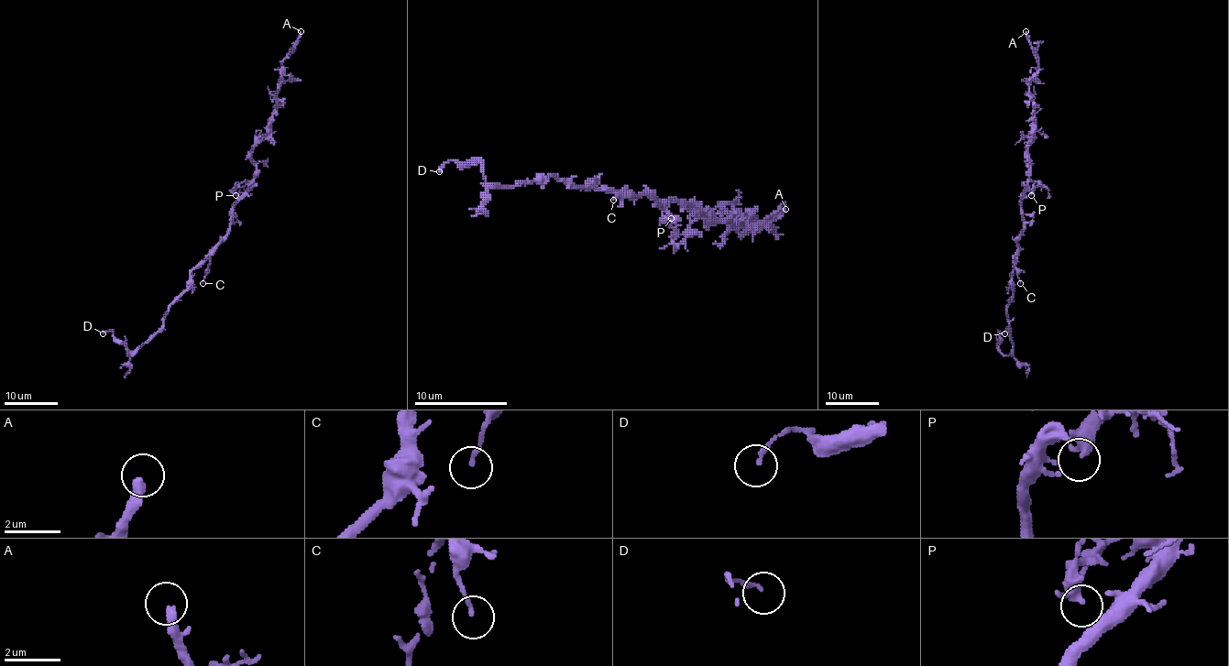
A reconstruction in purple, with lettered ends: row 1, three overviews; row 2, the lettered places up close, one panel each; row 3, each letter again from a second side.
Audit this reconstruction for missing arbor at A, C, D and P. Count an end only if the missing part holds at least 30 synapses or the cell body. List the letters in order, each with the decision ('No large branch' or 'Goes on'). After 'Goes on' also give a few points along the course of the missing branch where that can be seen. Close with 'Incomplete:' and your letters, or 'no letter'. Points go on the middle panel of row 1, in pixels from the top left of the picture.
A: Goes on
C: No large branch
D: No large branch
P: No large branch
Incomplete: A

